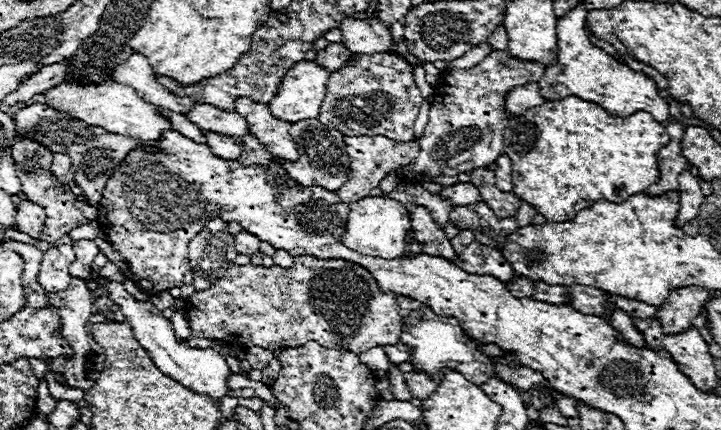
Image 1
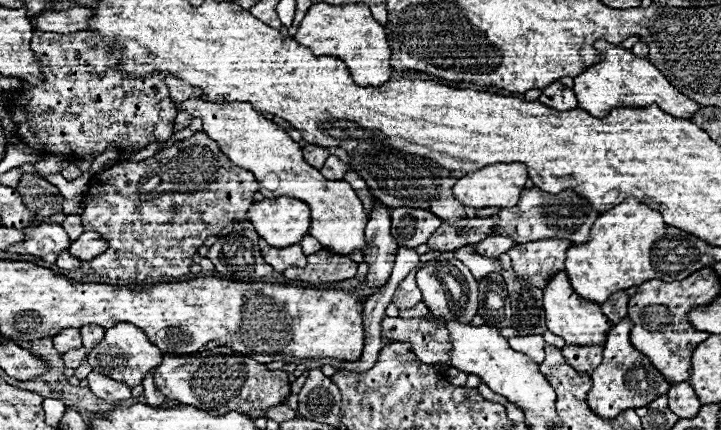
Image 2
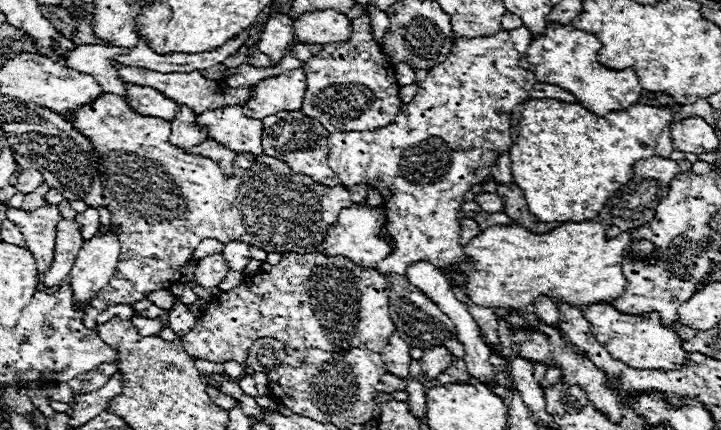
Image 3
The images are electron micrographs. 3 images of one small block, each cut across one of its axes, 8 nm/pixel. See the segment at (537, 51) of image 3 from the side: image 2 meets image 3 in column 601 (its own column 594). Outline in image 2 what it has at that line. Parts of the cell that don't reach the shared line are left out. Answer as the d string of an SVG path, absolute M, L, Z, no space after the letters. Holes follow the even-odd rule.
M596 40L594 48L600 52L602 60L586 68L582 74L578 74L572 86L578 98L580 110L586 110L588 114L596 114L596 116L606 116L612 108L620 108L620 106L644 108L644 106L656 104L664 112L672 114L674 118L686 118L686 120L698 112L700 106L692 102L688 96L684 96L682 92L678 92L666 80L666 76L660 74L660 70L654 64L650 64L650 60L638 58L630 50L610 44L606 40Z

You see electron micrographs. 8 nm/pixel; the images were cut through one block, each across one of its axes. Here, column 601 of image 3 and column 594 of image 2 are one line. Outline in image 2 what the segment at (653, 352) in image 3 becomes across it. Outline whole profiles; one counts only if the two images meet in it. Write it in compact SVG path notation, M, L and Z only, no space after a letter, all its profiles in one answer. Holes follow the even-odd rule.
M556 272L546 288L544 288L544 316L546 316L546 326L550 332L562 336L566 344L576 344L576 346L592 346L592 344L604 344L606 332L612 328L612 322L602 314L600 306L580 298L568 278L566 272Z

